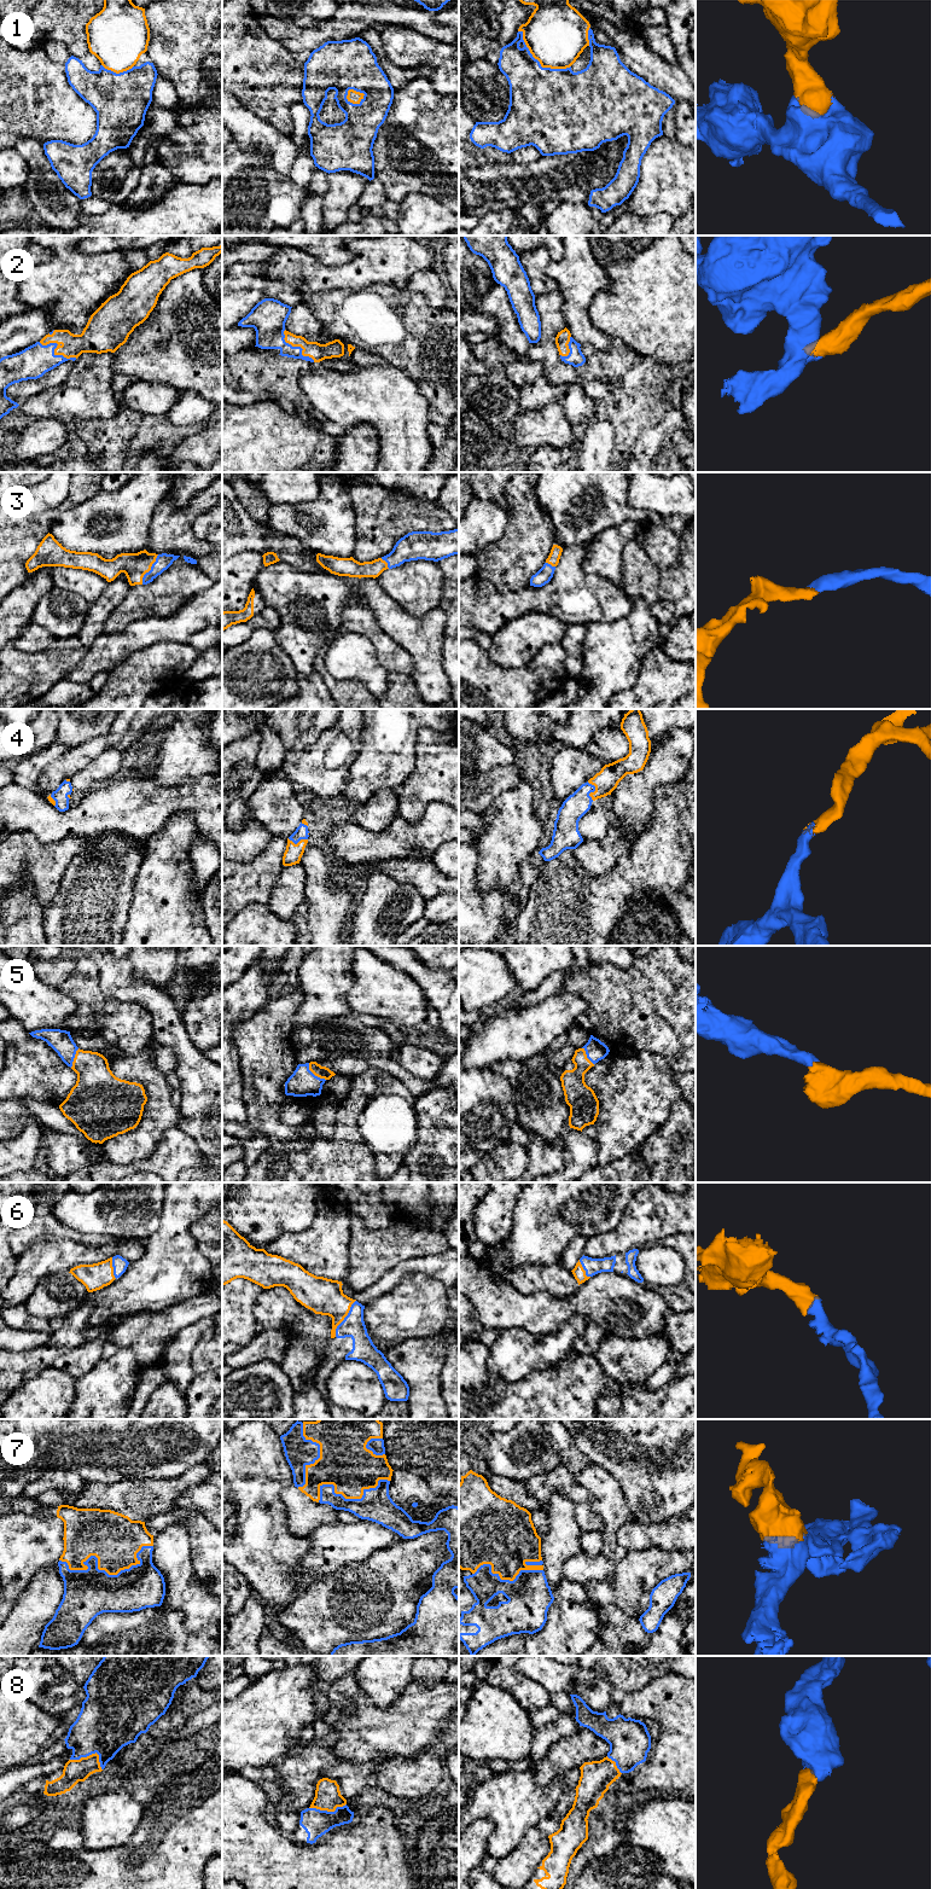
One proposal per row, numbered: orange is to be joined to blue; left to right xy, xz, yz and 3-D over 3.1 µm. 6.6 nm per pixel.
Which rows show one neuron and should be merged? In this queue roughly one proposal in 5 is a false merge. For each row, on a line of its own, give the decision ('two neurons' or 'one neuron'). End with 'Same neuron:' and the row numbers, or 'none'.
1: one neuron
2: one neuron
3: one neuron
4: one neuron
5: one neuron
6: one neuron
7: one neuron
8: one neuron
Same neuron: 1, 2, 3, 4, 5, 6, 7, 8

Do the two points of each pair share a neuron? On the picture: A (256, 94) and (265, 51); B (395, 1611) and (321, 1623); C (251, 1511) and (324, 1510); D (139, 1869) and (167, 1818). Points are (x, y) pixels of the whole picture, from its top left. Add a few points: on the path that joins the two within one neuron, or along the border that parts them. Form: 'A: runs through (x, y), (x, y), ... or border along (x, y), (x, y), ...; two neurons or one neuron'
A: runs through (262, 83), (262, 62); one neuron
B: runs through (377, 1611), (339, 1611); one neuron
C: border along (291, 1484), (281, 1501), (286, 1528), (300, 1536); two neurons
D: runs through (151, 1856), (167, 1841), (167, 1830); one neuron

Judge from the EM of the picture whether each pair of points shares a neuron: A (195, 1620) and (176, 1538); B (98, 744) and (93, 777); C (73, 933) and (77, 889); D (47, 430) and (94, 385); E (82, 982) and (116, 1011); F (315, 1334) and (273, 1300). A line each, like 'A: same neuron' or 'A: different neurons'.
A: same neuron
B: different neurons
C: same neuron
D: different neurons
E: same neuron
F: same neuron

